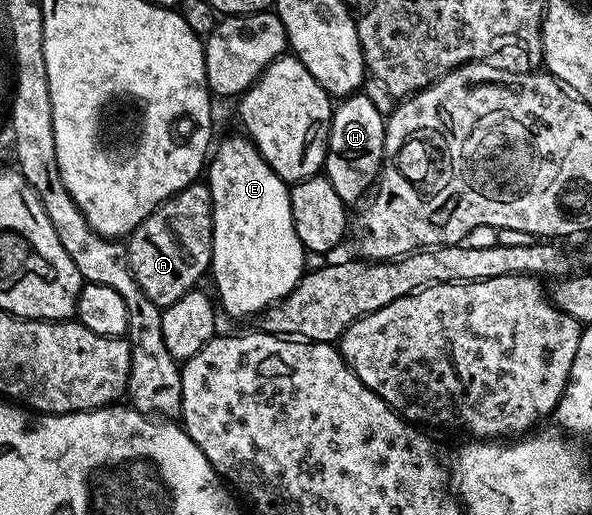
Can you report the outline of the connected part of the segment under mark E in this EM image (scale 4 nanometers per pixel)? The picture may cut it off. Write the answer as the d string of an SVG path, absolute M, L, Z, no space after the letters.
M243 134L240 135L232 135L220 144L217 142L214 154L206 167L206 182L212 198L210 279L216 282L215 294L222 311L224 306L225 313L233 315L236 319L242 318L243 315L255 317L267 307L285 299L296 288L301 275L305 274L305 249L300 244L300 238L292 224L292 196L289 184L280 179L274 169L270 169L268 162L260 156L256 144Z

